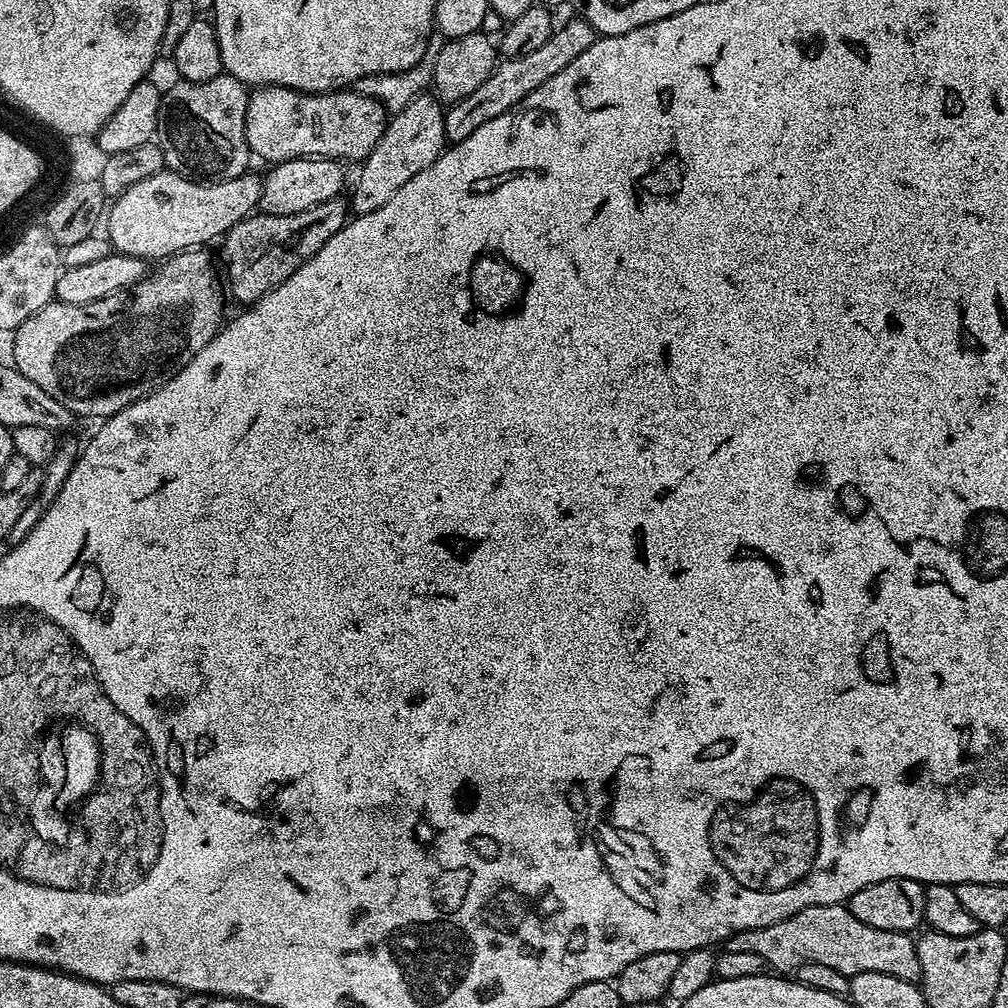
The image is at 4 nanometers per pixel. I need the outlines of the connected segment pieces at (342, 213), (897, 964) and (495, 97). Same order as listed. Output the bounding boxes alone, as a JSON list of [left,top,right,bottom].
[[223,199,350,286],[726,904,920,982],[444,19,598,142]]

